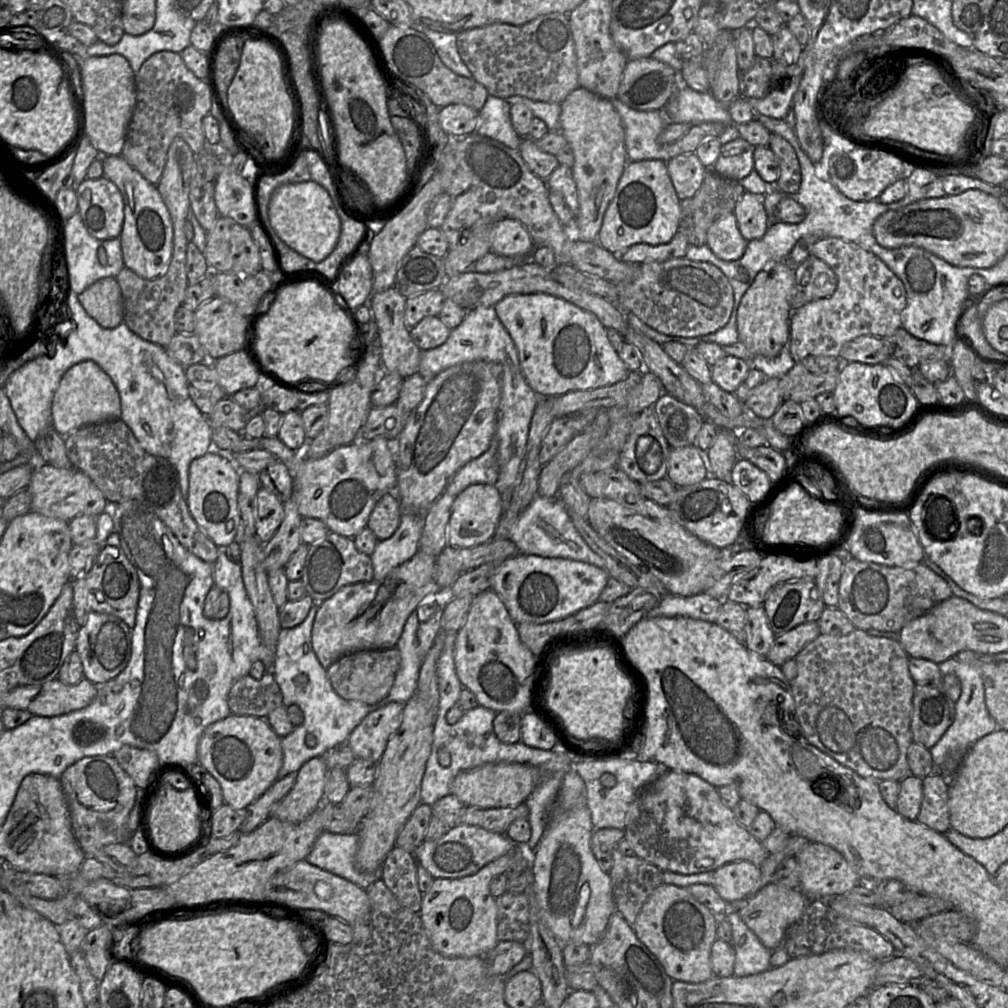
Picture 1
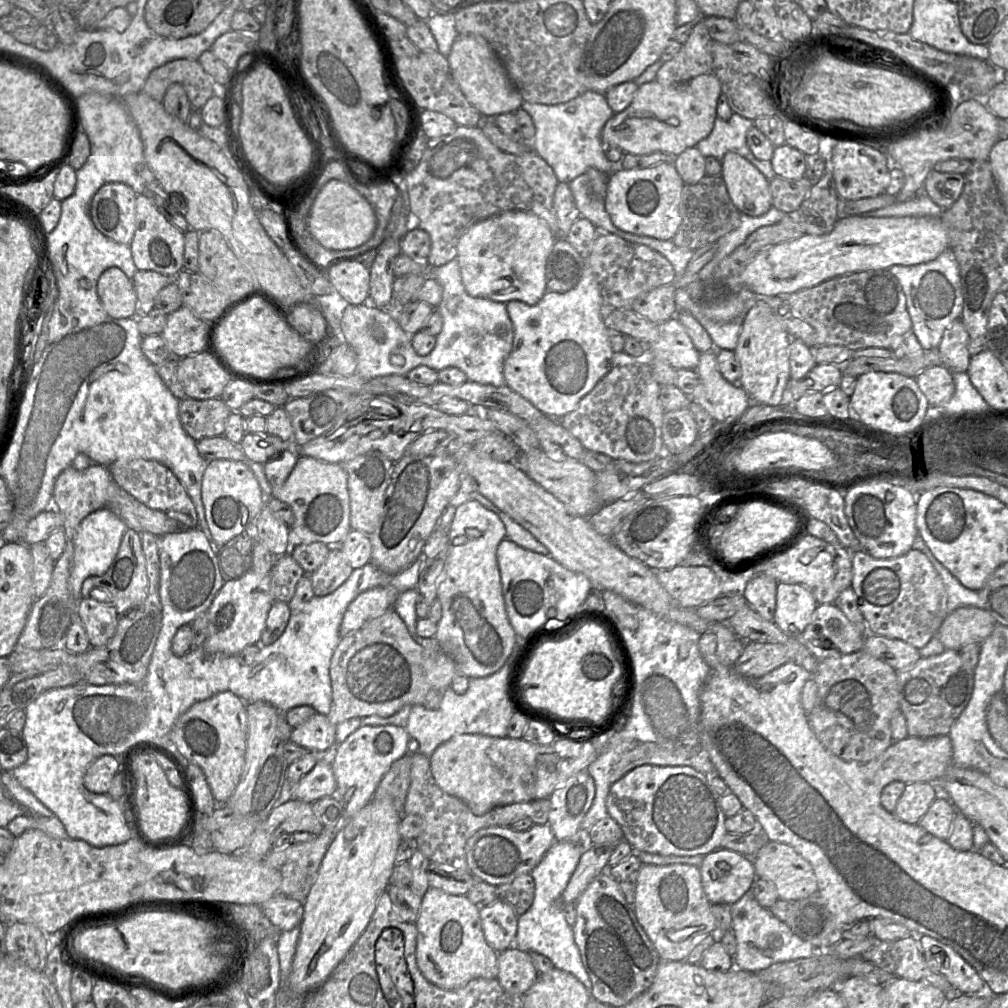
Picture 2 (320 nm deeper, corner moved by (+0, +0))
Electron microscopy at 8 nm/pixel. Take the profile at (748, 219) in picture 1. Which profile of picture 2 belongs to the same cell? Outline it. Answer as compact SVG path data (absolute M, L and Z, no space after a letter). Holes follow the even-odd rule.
M727 152L721 163L721 176L729 197L740 213L753 217L765 214L772 207L770 180L735 152Z

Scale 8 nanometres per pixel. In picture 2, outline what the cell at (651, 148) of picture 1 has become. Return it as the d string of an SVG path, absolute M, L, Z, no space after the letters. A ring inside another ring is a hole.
M585 91L568 102L556 105L523 102L520 109L529 114L536 129L531 149L552 168L558 182L569 184L591 167L607 174L618 168L619 164L609 161L603 150L601 132L614 115L603 93Z

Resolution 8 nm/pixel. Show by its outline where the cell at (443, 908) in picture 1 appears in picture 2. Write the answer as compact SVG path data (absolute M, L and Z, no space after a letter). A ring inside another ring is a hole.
M429 887L422 897L417 927L416 961L423 976L432 984L454 990L476 978L498 977L498 952L485 940L480 908L466 895L452 895Z

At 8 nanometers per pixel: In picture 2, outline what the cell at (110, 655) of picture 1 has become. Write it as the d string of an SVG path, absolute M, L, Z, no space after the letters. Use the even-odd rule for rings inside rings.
M82 598L77 604L77 619L83 624L91 647L101 647L114 636L119 614L112 604Z

